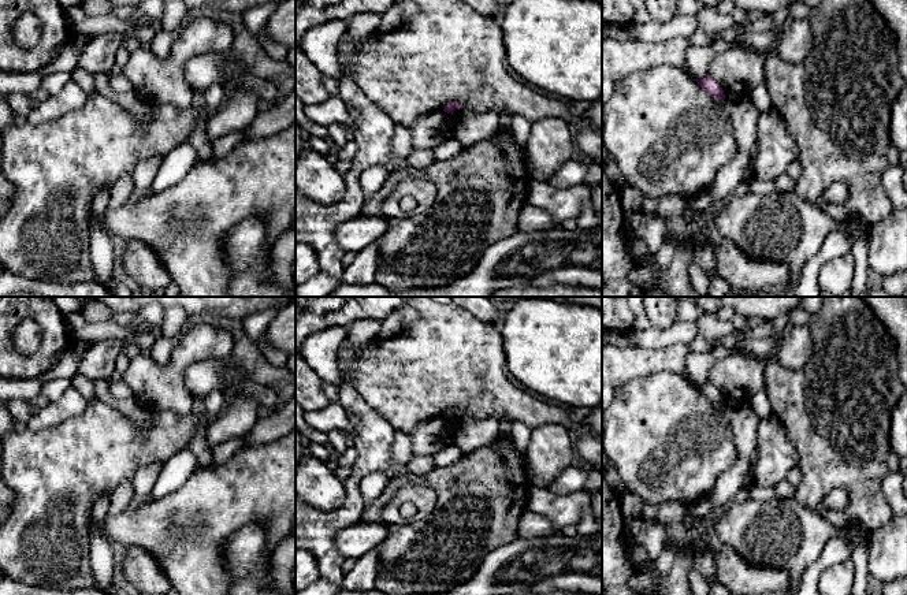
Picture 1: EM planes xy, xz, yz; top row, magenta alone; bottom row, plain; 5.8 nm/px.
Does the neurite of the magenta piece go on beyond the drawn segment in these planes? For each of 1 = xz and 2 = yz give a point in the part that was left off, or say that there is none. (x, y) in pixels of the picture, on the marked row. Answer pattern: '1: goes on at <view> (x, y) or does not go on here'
1: does not go on here
2: does not go on here

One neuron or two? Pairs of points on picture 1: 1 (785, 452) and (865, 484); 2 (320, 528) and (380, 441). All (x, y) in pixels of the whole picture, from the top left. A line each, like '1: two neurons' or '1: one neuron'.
1: two neurons
2: one neuron

